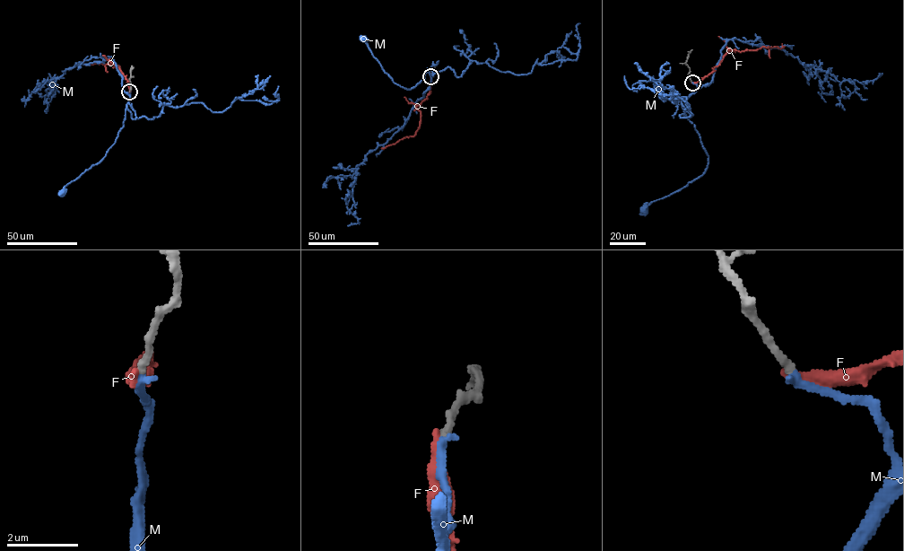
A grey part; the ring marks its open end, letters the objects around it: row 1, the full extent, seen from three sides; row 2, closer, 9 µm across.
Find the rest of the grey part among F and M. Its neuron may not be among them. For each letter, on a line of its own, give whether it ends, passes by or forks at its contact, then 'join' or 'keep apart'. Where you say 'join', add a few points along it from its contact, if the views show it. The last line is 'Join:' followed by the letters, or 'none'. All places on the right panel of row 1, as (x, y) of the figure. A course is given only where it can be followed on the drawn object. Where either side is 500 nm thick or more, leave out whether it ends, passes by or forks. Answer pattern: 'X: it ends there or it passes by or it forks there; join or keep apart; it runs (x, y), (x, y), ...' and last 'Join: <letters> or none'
F: it ends there; keep apart
M: it ends there; join; it runs (692, 83), (698, 89), (682, 101), (682, 106), (708, 155), (708, 167), (699, 178), (647, 204), (644, 210)
Join: M

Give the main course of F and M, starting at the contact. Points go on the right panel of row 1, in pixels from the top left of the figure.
F: (692, 83), (701, 81), (708, 75), (731, 50), (784, 48)
M: (692, 83), (698, 89), (682, 101), (682, 106), (708, 155), (708, 167), (699, 178), (647, 204), (644, 210)

